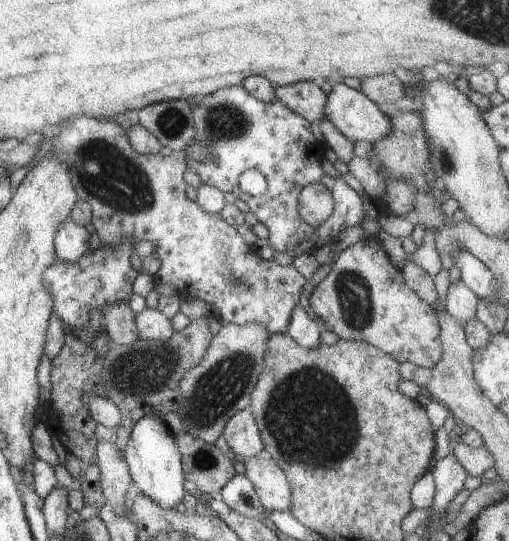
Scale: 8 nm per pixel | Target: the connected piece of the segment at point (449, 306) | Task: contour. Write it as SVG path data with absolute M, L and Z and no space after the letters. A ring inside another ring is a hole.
M461 279L448 284L445 296L444 307L458 323L466 323L475 316L478 298L468 286L463 284Z

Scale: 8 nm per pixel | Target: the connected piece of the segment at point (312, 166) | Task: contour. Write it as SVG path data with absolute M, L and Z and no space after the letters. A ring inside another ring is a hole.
M240 85L223 87L196 99L197 106L191 109L194 137L185 148L188 152L188 170L195 172L203 185L217 187L223 194L231 192L235 198L242 200L256 220L267 227L265 239L274 251L291 252L295 257L311 253L323 244L333 242L343 229L362 222L364 211L361 209L361 197L341 177L331 178L321 171L323 144L313 137L309 123L279 99L261 102ZM317 182L324 182L331 190L334 205L332 213L321 224L310 227L299 216L297 197L305 185Z

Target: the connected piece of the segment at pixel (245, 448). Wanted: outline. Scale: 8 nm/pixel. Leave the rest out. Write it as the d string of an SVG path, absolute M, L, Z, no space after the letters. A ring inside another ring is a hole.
M249 405L227 419L222 436L235 459L245 460L263 451L262 440Z

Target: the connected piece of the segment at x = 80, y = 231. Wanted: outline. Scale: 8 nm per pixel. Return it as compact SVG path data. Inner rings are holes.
M69 219L63 221L53 237L56 258L70 263L75 262L88 250L88 238L85 227Z

